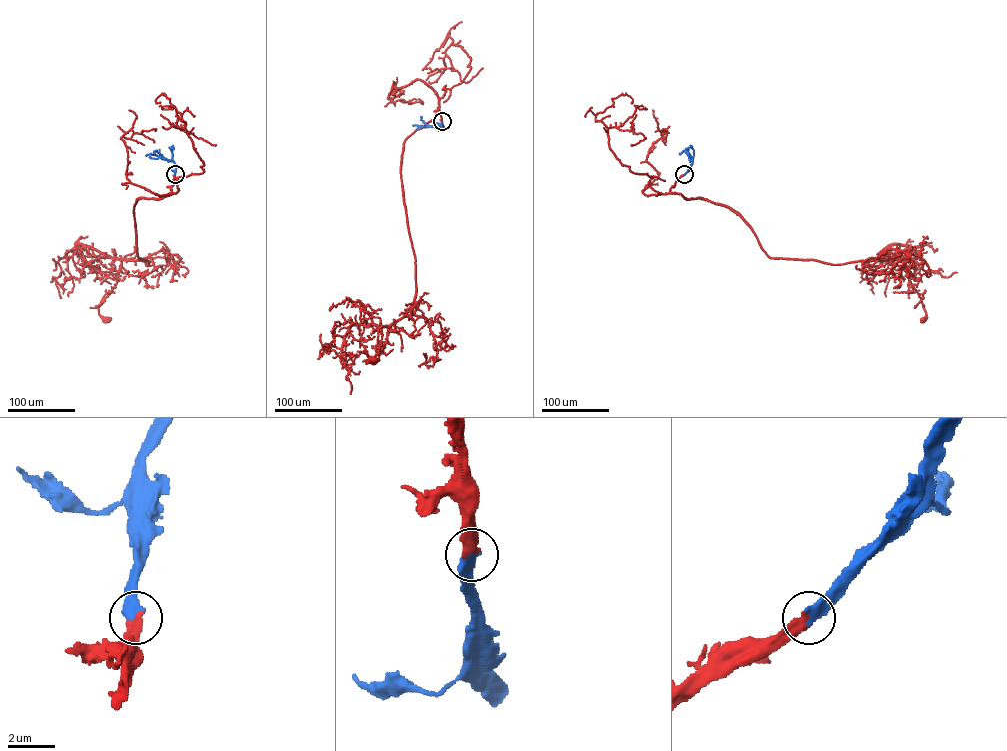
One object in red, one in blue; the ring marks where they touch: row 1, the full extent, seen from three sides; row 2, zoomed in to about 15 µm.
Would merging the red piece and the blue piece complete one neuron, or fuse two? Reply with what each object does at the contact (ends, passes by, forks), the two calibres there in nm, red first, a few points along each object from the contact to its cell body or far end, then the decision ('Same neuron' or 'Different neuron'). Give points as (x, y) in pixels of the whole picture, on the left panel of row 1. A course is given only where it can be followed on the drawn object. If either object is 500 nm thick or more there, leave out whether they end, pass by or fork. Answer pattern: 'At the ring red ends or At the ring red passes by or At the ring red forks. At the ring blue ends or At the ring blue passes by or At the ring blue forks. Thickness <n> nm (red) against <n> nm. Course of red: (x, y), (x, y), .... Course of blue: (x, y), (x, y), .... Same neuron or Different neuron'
At the ring red ends. At the ring blue ends. Thickness 460 nm (red) against 480 nm. Course of red: (175, 174), (171, 192), (134, 204), (137, 254), (148, 264), (122, 259), (116, 283), (98, 307), (106, 320). Course of blue: (175, 174), (174, 162), (154, 154), (146, 156). Same neuron

